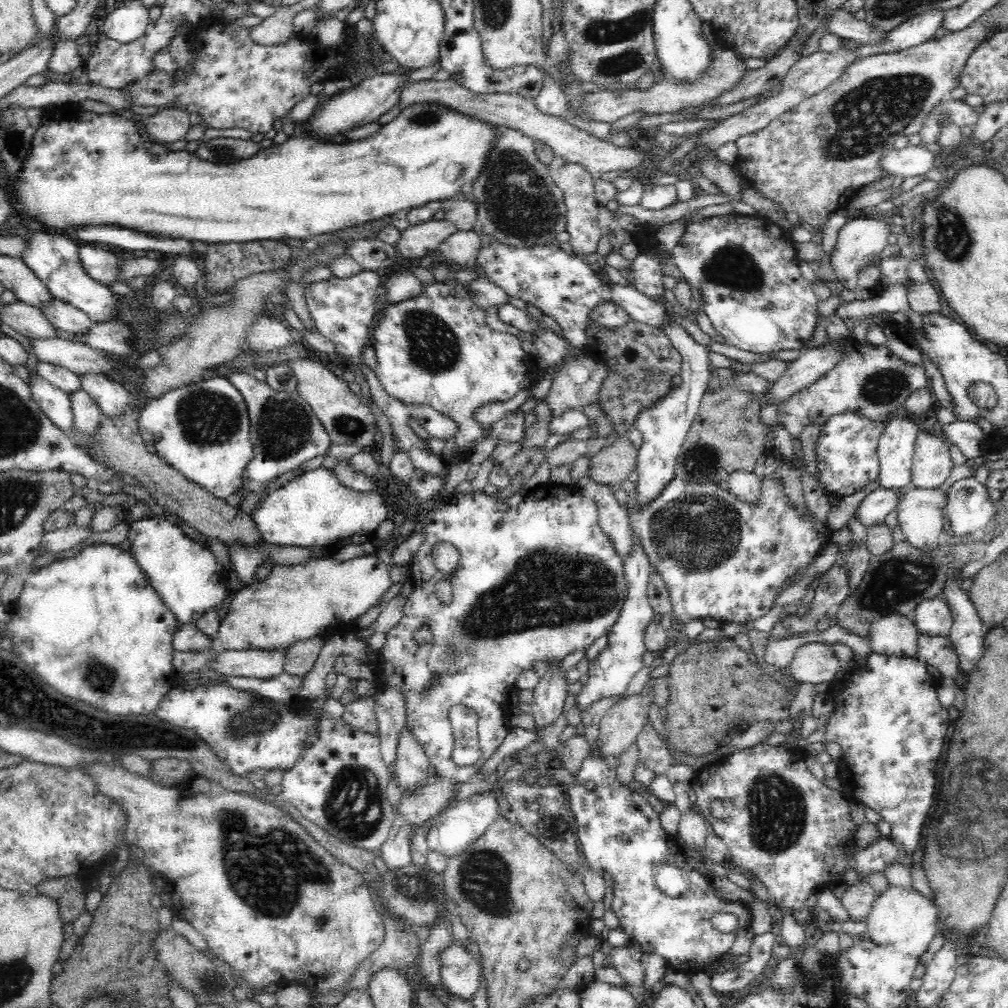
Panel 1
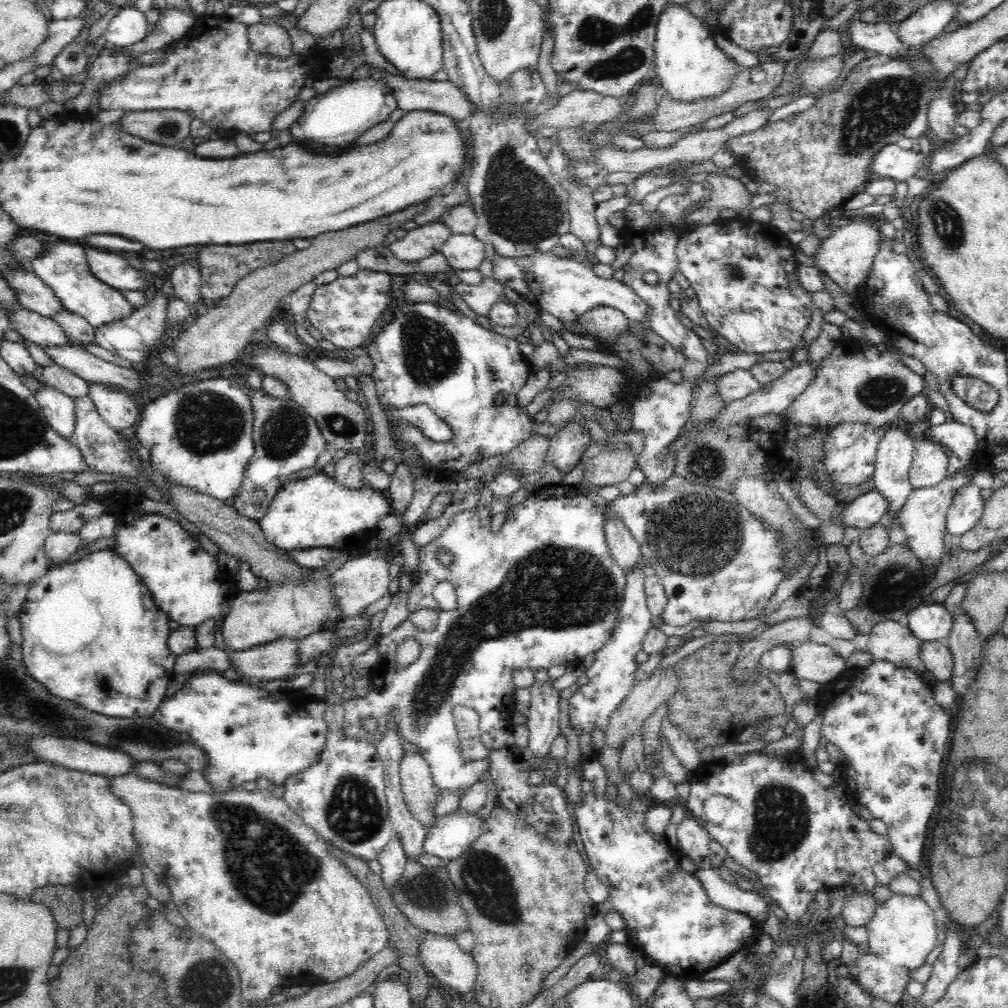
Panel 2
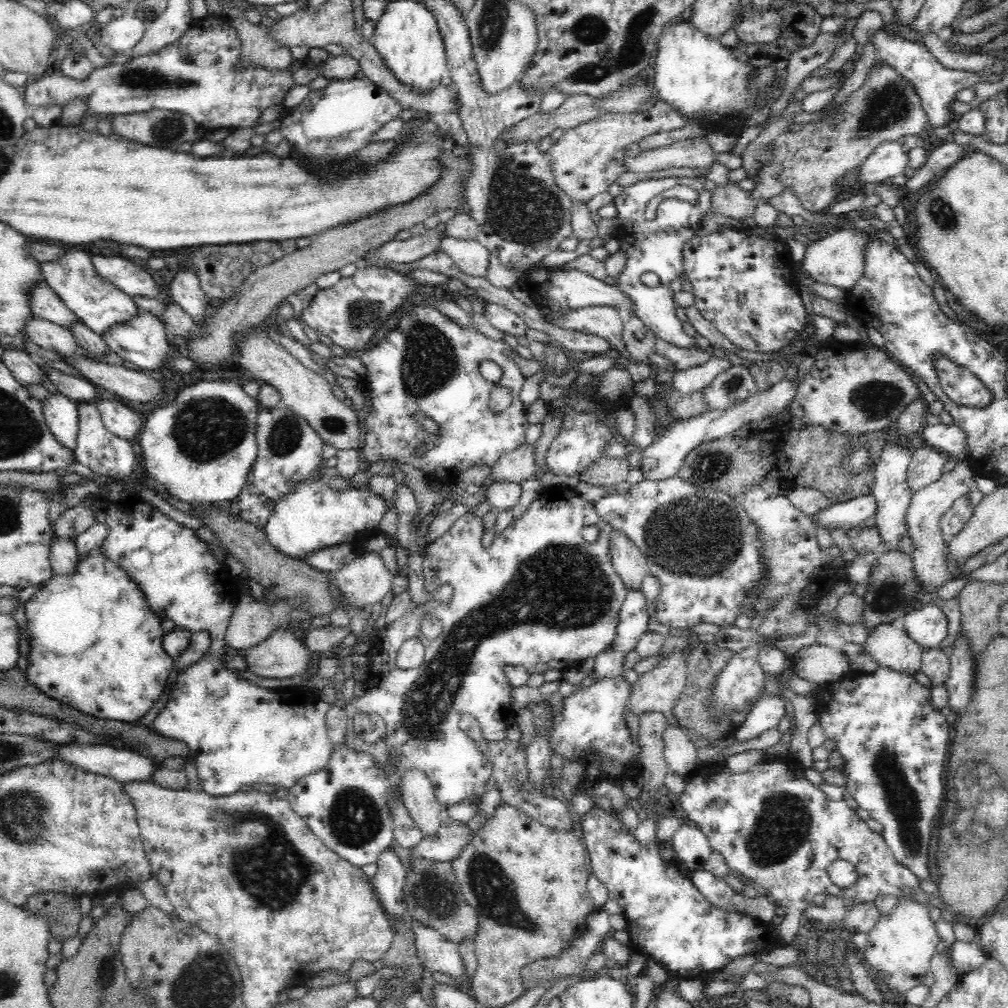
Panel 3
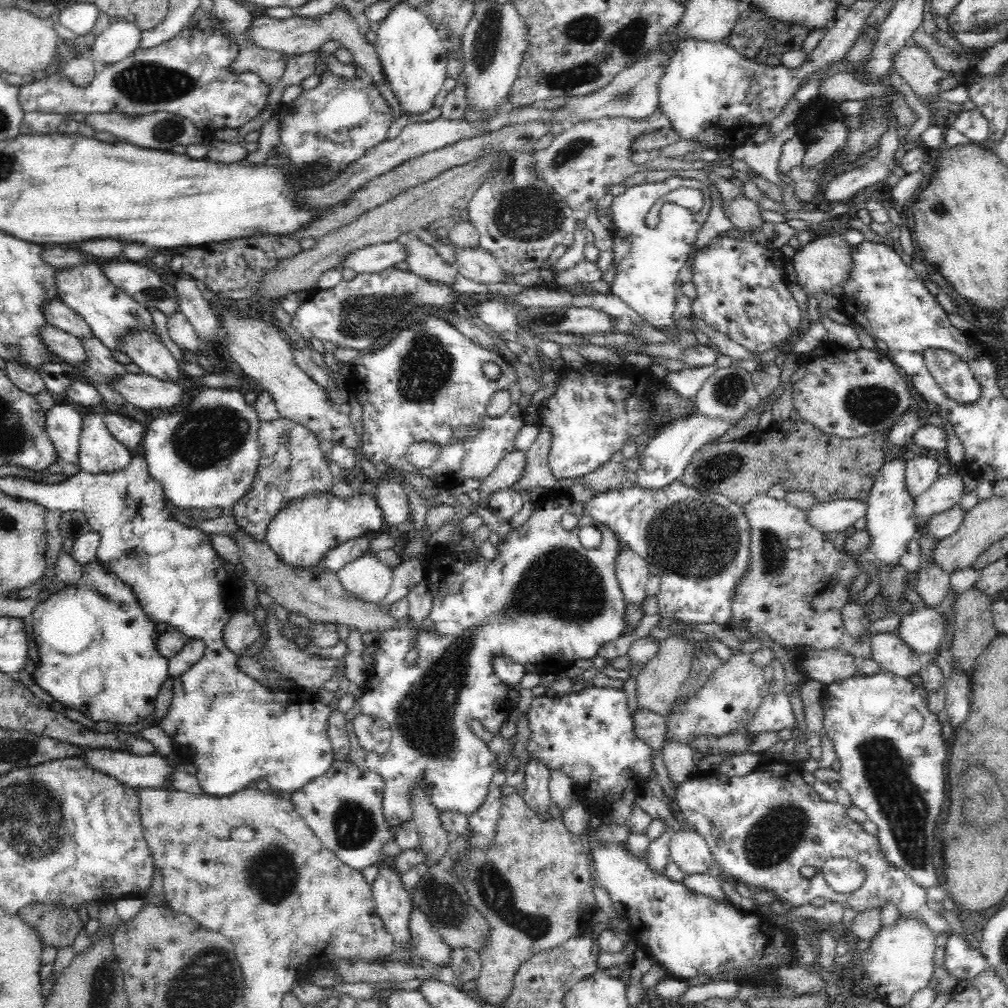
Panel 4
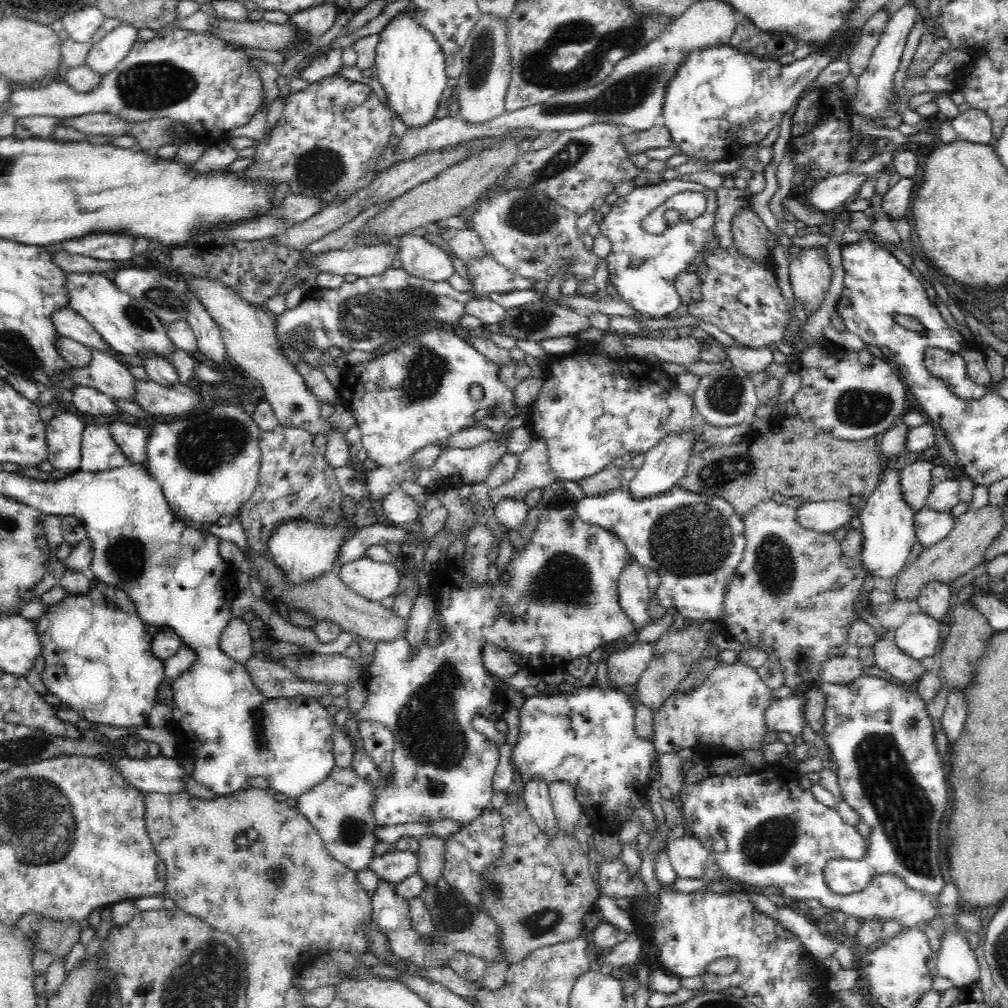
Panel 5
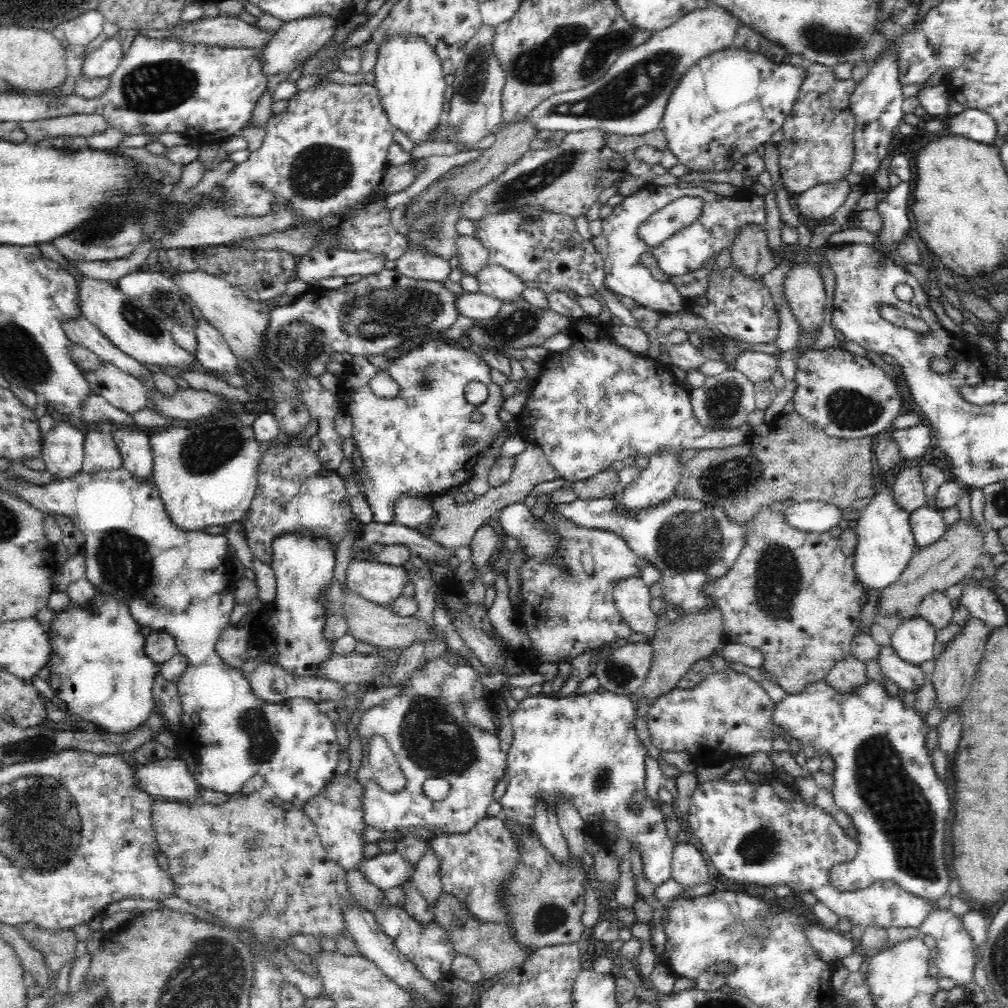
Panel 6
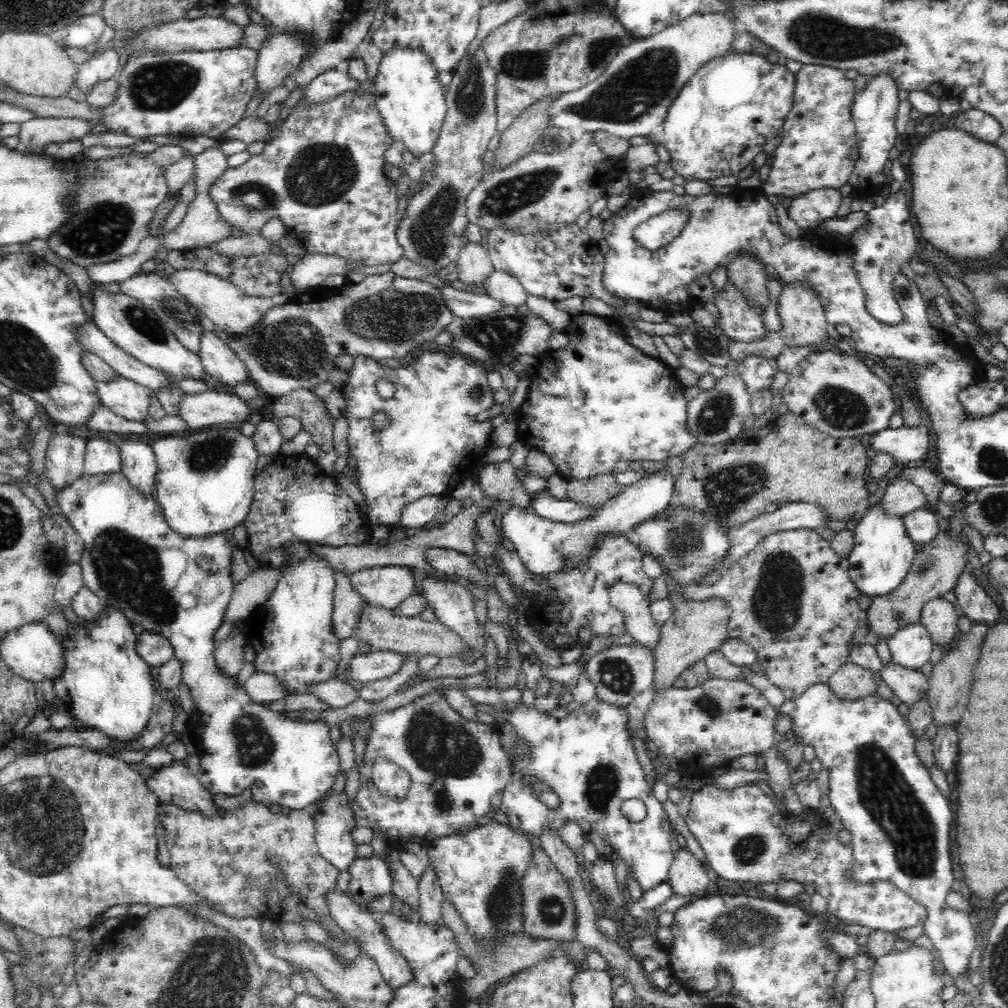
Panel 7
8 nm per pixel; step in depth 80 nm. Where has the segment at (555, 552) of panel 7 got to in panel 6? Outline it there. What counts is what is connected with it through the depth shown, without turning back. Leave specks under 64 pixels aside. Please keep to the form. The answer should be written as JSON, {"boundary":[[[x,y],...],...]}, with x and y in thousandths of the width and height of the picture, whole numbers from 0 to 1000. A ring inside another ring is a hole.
{"boundary":[[[658,446],[644,454],[640,466],[635,472],[619,484],[611,495],[611,504],[628,509],[661,498],[669,491],[670,483],[675,478],[676,460],[673,449]],[[508,499],[502,501],[494,510],[493,516],[496,519],[500,532],[507,532],[513,537],[514,546],[525,553],[546,553],[551,548],[551,531],[543,526],[543,520],[538,513],[529,511],[526,504],[520,499]]]}

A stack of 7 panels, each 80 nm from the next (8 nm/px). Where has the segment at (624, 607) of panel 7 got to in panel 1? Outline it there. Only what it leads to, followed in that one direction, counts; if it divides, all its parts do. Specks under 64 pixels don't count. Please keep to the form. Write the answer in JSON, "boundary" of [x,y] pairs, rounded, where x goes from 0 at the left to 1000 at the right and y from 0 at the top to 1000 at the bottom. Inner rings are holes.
{"boundary":[[[580,473],[569,484],[577,492],[592,498],[596,525],[607,537],[609,546],[613,548],[615,555],[619,558],[630,543],[629,531],[623,520],[621,505],[609,495],[607,482],[598,482]]]}

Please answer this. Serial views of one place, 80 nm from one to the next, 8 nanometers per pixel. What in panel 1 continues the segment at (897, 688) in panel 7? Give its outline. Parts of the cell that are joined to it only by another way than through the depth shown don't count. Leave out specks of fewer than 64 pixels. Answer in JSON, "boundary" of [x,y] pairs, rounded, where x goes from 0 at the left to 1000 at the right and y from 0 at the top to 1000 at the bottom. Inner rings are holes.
{"boundary":[[[883,609],[865,617],[861,640],[865,648],[908,654],[911,634],[911,624],[904,612]]]}

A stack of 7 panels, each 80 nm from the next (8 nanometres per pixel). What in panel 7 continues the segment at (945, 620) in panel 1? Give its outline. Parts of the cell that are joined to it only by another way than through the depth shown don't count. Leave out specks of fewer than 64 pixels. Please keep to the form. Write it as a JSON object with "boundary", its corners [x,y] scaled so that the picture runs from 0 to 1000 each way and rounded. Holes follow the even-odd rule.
{"boundary":[[[914,619],[894,623],[880,635],[880,639],[883,644],[884,655],[891,658],[893,662],[899,662],[900,664],[913,665],[913,662],[923,655],[923,648],[927,645],[925,634],[923,634],[919,623]]]}

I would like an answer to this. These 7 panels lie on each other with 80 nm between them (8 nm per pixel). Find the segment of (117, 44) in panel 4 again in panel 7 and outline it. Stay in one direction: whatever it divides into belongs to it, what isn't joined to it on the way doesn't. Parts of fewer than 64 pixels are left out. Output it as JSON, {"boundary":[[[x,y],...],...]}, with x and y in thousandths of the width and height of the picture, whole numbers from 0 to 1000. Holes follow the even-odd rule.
{"boundary":[[[113,49],[105,52],[93,52],[91,58],[77,65],[74,85],[85,95],[98,81],[103,81],[113,77],[113,72],[117,71],[119,62]]]}

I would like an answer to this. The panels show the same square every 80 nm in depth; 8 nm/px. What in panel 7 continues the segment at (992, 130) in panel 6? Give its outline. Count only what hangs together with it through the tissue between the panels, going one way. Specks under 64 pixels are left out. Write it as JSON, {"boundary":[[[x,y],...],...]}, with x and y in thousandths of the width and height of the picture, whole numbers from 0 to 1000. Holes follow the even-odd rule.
{"boundary":[[[967,107],[954,111],[946,126],[982,143],[987,143],[996,133],[993,123],[985,115]]]}

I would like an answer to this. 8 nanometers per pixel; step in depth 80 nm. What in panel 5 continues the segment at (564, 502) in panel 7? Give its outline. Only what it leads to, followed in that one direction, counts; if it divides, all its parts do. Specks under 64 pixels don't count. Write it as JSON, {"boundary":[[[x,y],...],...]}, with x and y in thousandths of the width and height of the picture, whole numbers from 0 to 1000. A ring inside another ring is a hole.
{"boundary":[[[671,481],[665,488],[657,489],[642,495],[627,495],[625,488],[609,485],[607,488],[569,496],[569,509],[585,521],[603,525],[621,542],[623,548],[632,557],[635,563],[649,565],[656,570],[656,578],[652,583],[651,593],[655,601],[677,610],[683,616],[697,618],[714,618],[718,611],[718,583],[720,577],[739,544],[738,519],[726,501],[716,493],[701,493],[694,489],[682,488]]]}

